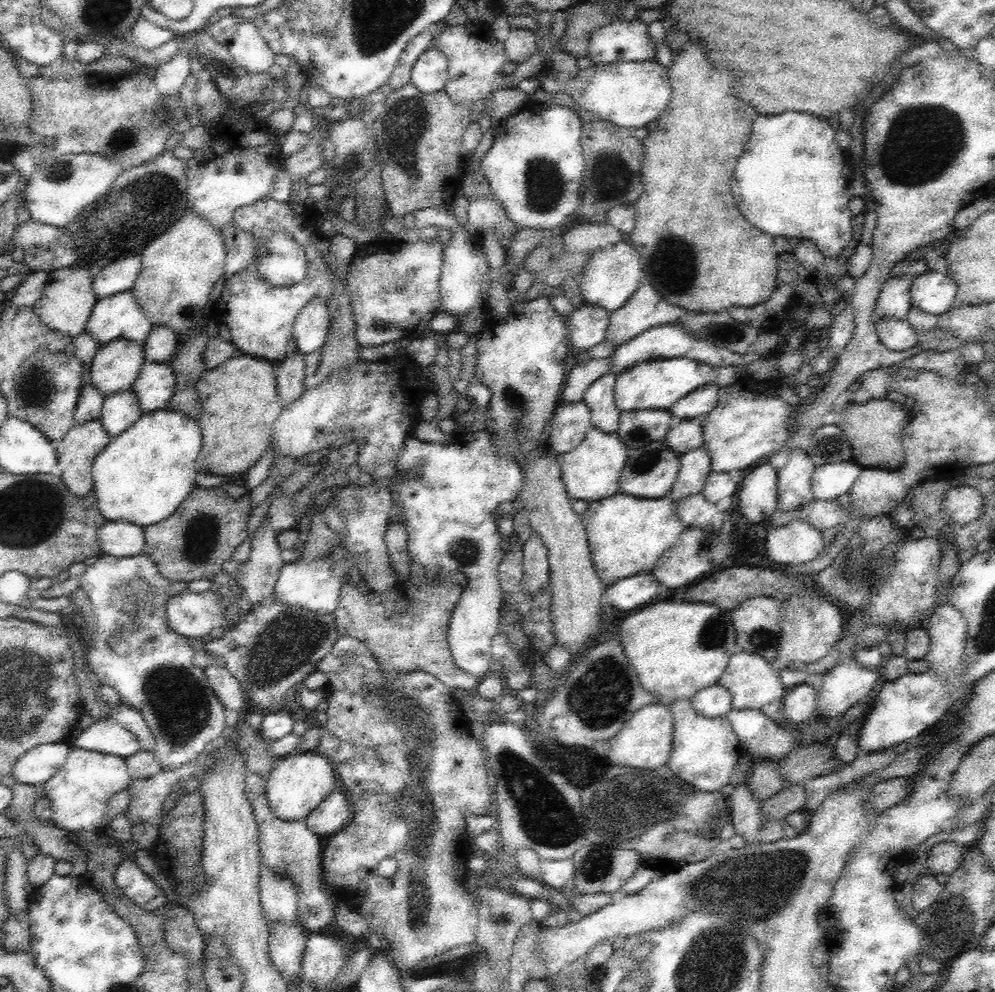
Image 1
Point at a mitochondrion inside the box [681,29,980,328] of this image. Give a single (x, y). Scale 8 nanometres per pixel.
(947, 118)

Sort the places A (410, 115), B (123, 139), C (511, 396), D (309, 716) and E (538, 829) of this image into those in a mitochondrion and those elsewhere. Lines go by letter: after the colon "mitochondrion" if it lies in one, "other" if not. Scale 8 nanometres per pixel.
A: mitochondrion
B: mitochondrion
C: mitochondrion
D: other
E: mitochondrion

